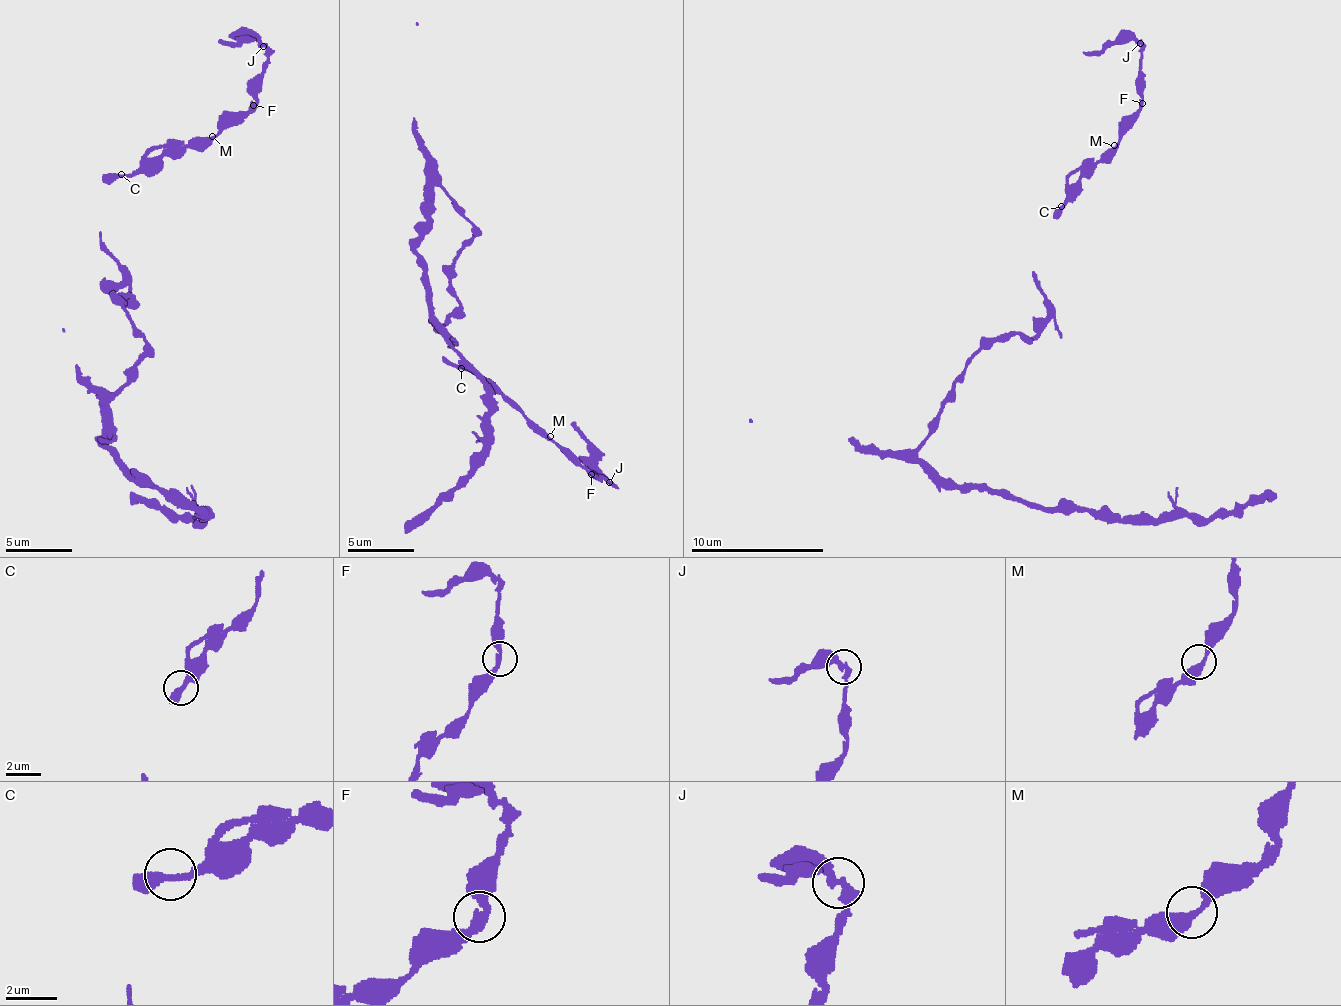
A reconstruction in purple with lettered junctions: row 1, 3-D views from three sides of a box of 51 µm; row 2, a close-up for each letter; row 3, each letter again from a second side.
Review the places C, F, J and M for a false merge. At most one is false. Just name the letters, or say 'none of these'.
J

